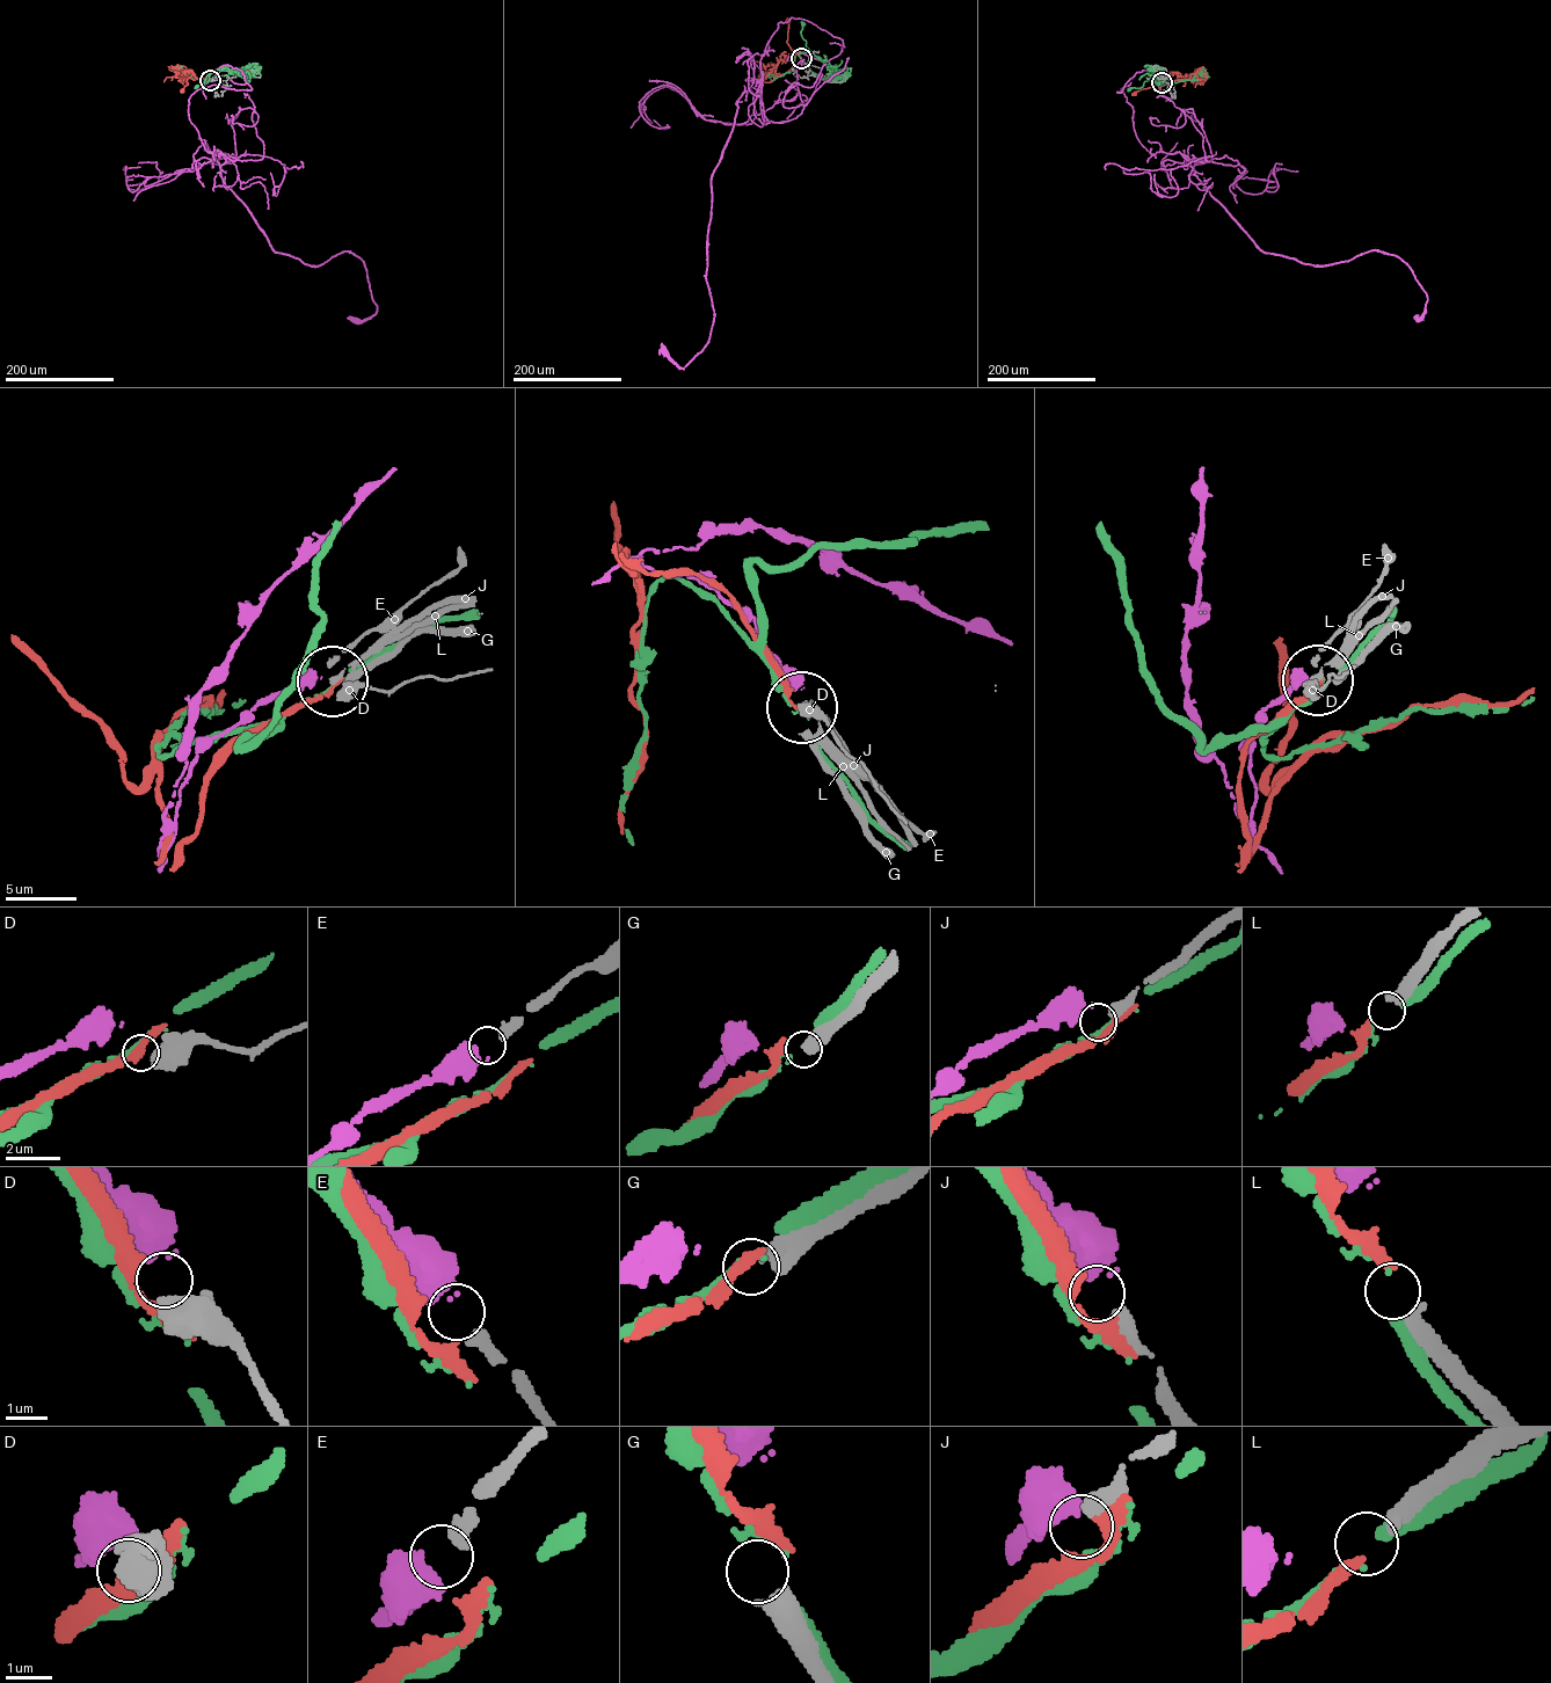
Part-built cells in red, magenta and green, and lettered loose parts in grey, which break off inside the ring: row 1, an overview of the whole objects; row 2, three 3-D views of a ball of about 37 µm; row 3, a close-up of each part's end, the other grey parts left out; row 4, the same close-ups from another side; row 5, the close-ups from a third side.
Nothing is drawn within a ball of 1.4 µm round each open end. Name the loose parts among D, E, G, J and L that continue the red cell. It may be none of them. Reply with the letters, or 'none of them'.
L

